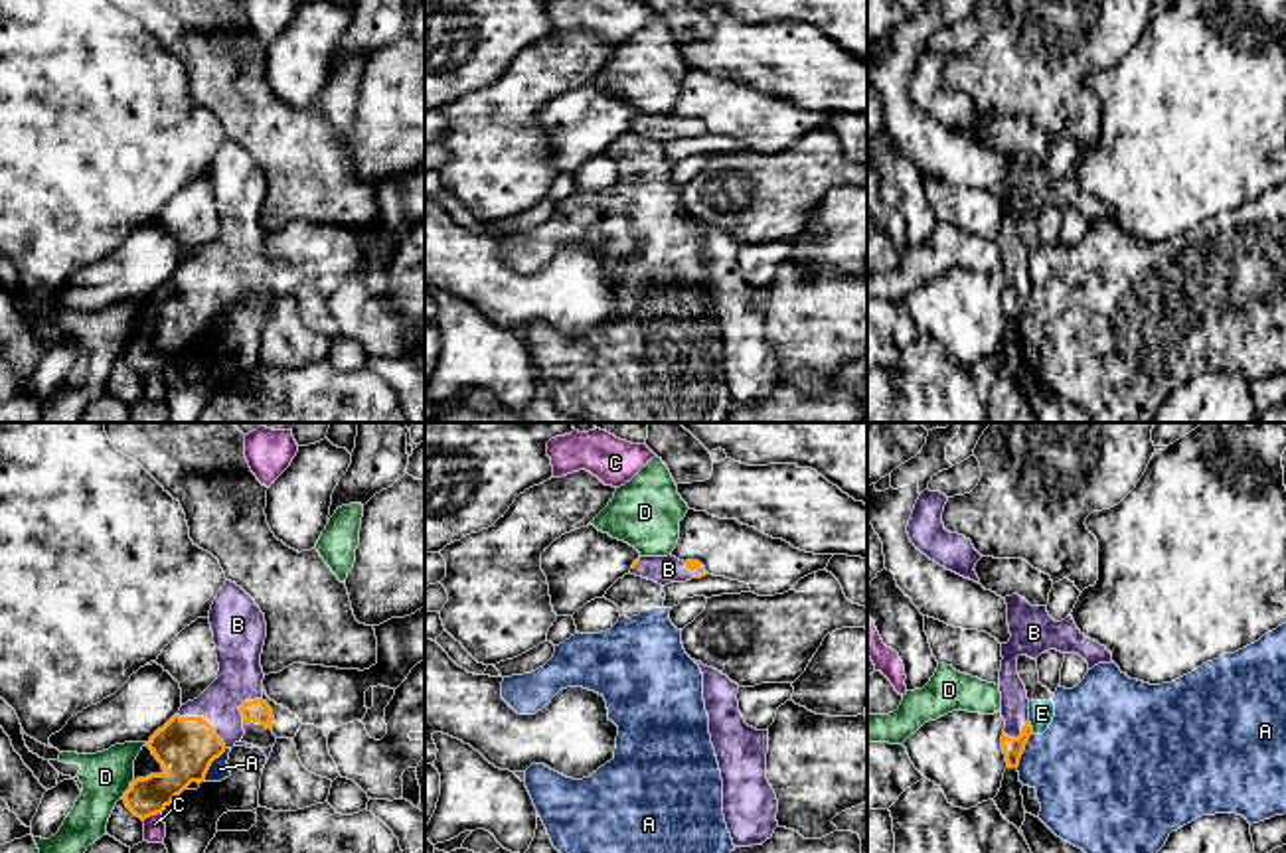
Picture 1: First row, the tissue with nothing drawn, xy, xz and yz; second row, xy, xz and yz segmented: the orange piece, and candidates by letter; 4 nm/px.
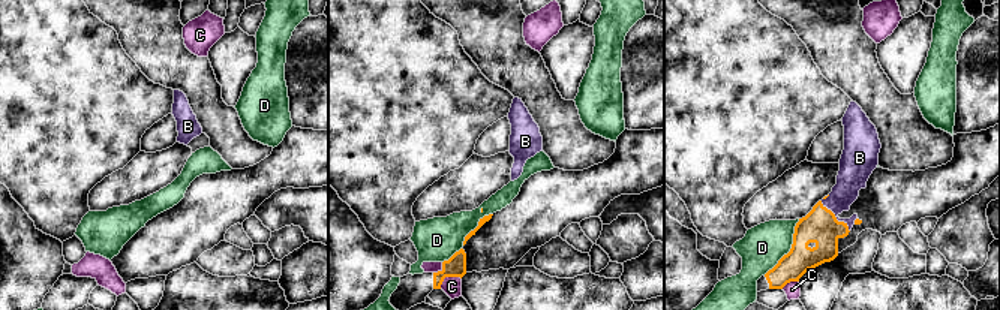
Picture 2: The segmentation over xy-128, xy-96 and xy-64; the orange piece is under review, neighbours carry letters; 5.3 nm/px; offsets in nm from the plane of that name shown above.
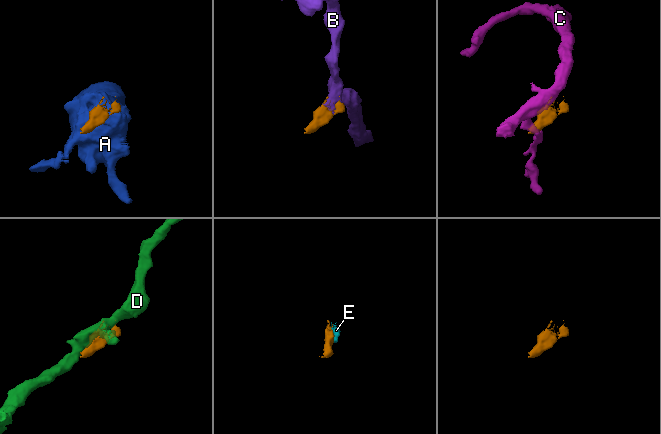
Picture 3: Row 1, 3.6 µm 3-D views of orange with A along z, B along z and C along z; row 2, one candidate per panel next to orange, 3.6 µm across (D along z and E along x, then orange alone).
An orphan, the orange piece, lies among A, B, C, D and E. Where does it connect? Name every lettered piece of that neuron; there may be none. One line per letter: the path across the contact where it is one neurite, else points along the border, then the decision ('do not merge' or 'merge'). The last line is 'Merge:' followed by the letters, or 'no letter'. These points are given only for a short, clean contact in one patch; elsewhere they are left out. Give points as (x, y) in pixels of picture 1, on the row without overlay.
A: along xy (226, 307), (212, 320), (204, 338) | do not merge
B: across xy (186, 305), (206, 279), (238, 247), (240, 235) | merge
C: along xy (160, 370), (143, 378) | do not merge
D: do not merge
E: along yz (1028, 279), (1034, 291) | do not merge
Merge: B

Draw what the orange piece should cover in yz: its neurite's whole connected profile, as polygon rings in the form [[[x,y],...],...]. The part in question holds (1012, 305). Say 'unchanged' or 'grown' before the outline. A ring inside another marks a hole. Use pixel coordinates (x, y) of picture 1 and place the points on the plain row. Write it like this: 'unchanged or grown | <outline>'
grown | [[[1019,152],[1004,156],[1007,162],[1009,199],[1002,201],[1002,274],[1005,286],[1002,292],[1002,308],[1007,326],[1017,326],[1033,284],[1029,280],[1029,257],[1017,231],[1017,215],[1037,215],[1049,207],[1061,211],[1079,211],[1092,227],[1098,221],[1114,221],[1112,211],[1098,199],[1086,195],[1075,182],[1073,174],[1055,180],[1047,164],[1031,164]]]

